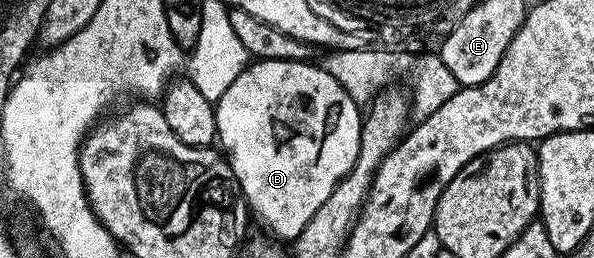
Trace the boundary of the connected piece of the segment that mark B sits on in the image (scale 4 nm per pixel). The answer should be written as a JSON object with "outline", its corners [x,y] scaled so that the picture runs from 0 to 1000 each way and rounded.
{"outline":[[[483,233],[428,236],[414,256],[409,283],[396,295],[396,310],[362,395],[365,550],[370,578],[382,616],[386,647],[392,655],[392,674],[399,690],[399,713],[411,779],[412,767],[419,779],[419,798],[426,810],[428,837],[461,907],[461,915],[458,911],[461,926],[481,922],[481,930],[492,930],[503,915],[503,899],[510,899],[510,884],[517,884],[524,837],[530,837],[530,822],[537,822],[537,806],[544,806],[551,760],[557,760],[557,744],[574,709],[581,671],[598,636],[601,593],[604,589],[611,442],[606,422],[601,430],[603,399],[574,337],[571,310],[564,310],[564,295],[557,295],[539,252],[525,256],[527,248],[520,233],[510,240],[485,240]]]}

